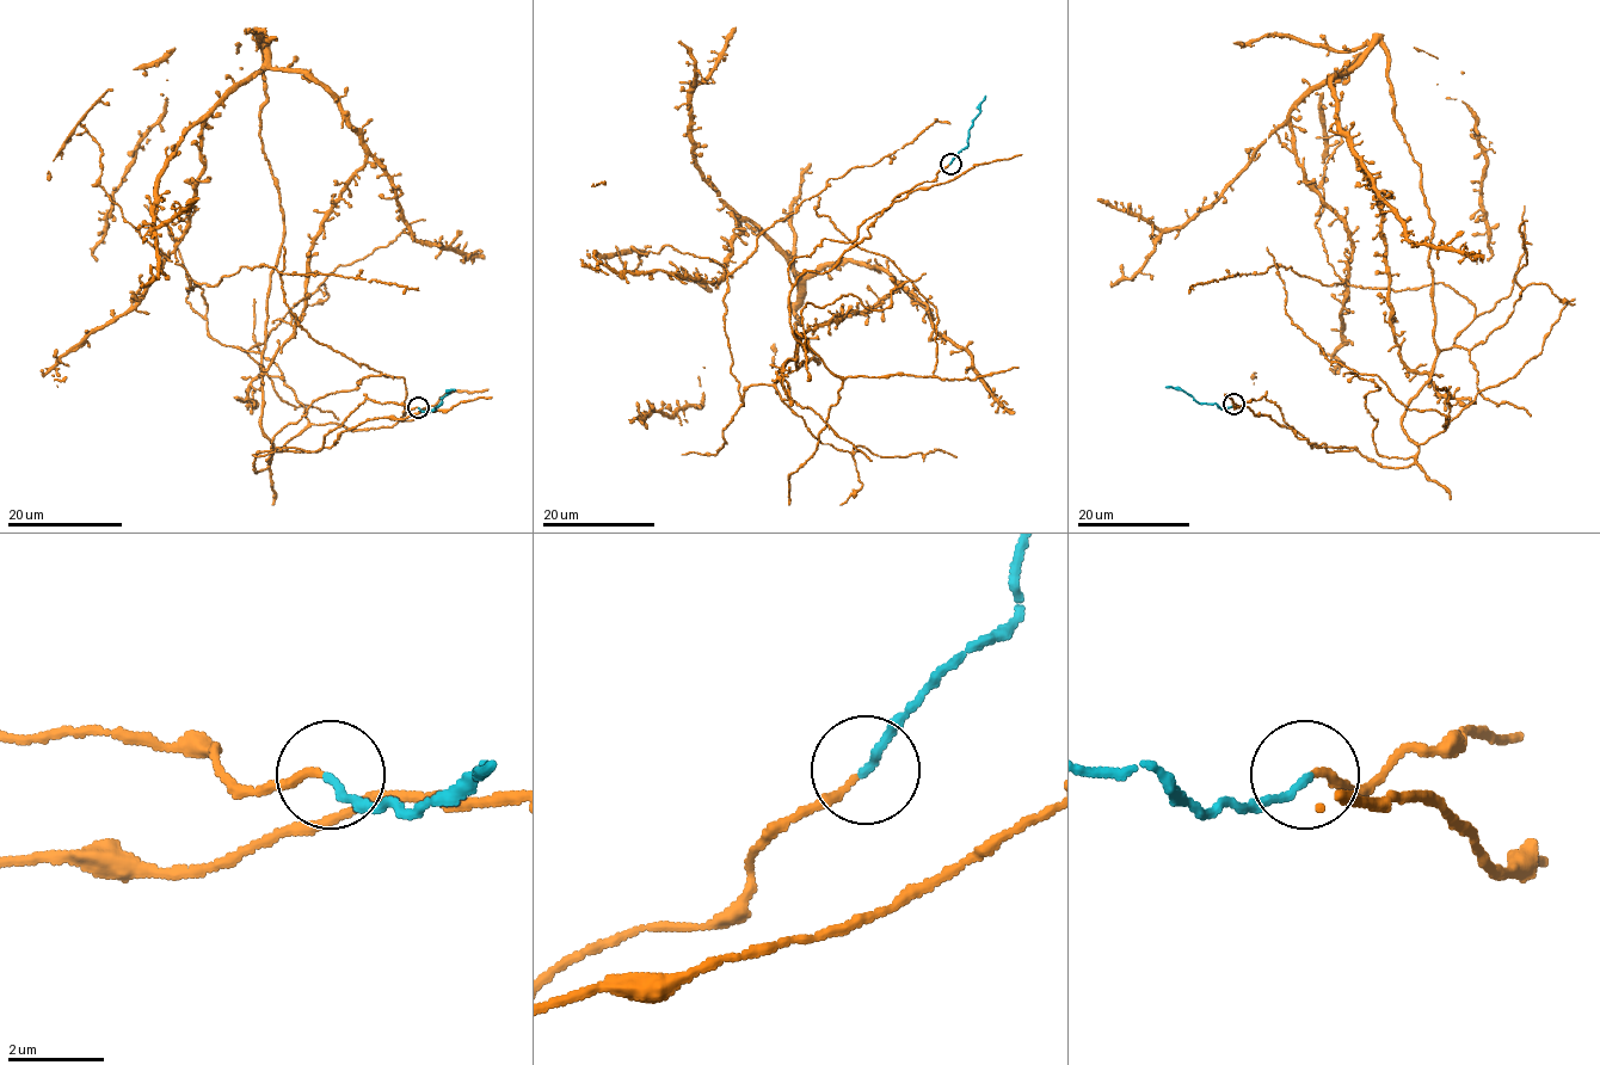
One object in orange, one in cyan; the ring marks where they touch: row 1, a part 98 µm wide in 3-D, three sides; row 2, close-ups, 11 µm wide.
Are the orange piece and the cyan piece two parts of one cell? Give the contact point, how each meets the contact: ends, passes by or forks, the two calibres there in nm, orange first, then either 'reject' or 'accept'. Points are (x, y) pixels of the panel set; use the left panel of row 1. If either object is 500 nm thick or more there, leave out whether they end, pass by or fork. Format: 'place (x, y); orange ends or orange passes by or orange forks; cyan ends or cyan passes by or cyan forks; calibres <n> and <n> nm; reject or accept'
place (418, 407); orange ends; cyan ends; calibres 160 and 160 nm; accept

